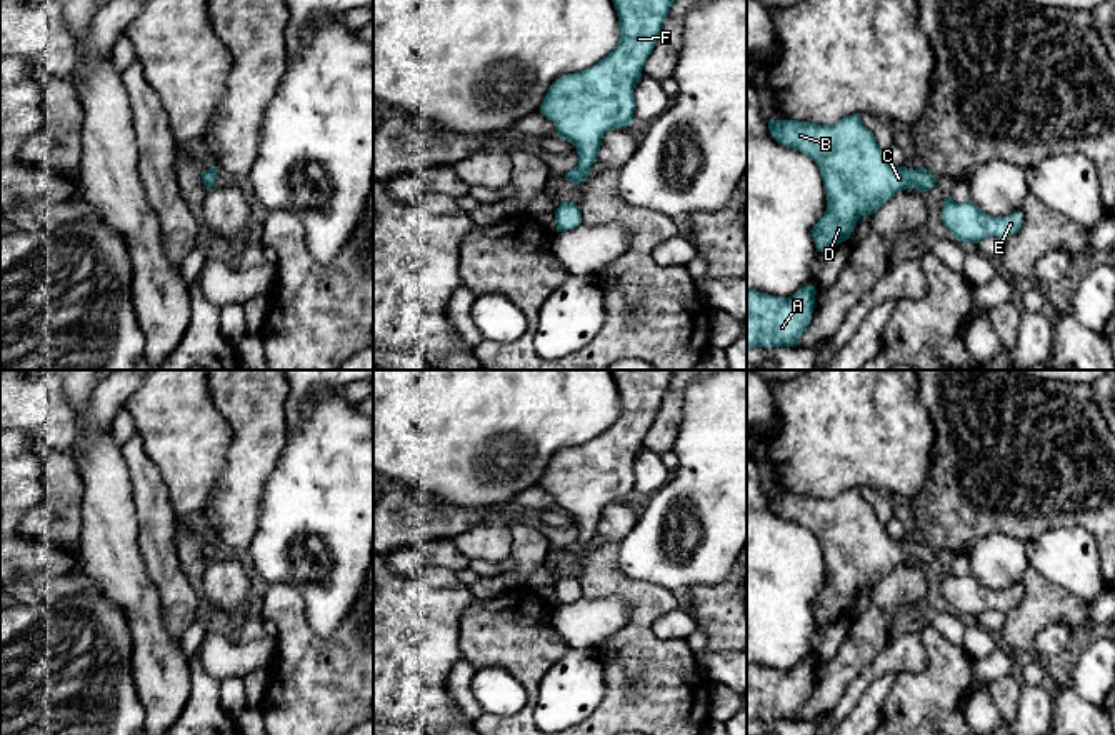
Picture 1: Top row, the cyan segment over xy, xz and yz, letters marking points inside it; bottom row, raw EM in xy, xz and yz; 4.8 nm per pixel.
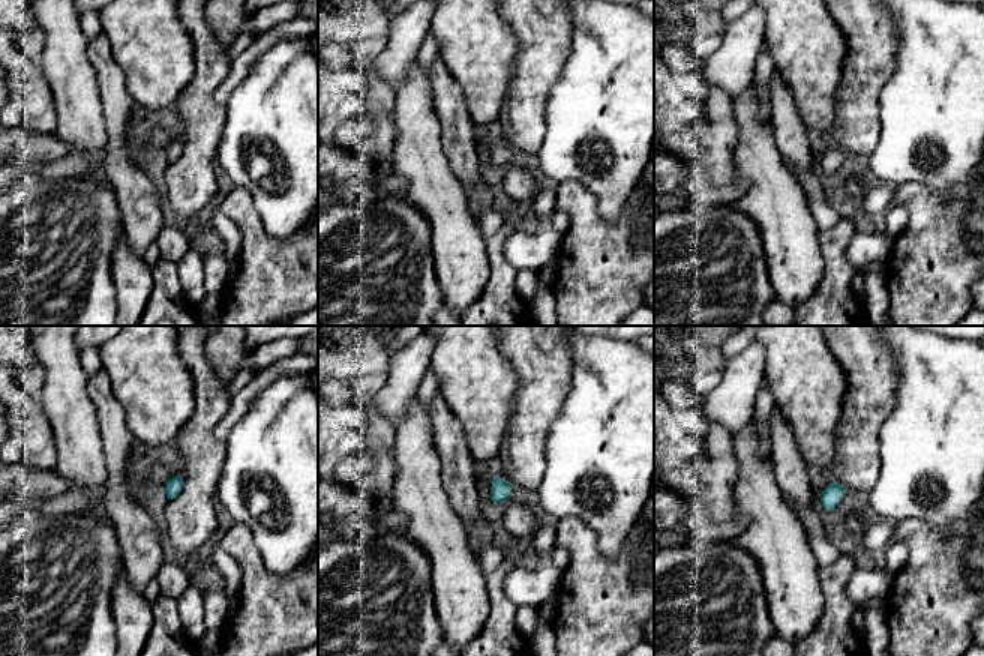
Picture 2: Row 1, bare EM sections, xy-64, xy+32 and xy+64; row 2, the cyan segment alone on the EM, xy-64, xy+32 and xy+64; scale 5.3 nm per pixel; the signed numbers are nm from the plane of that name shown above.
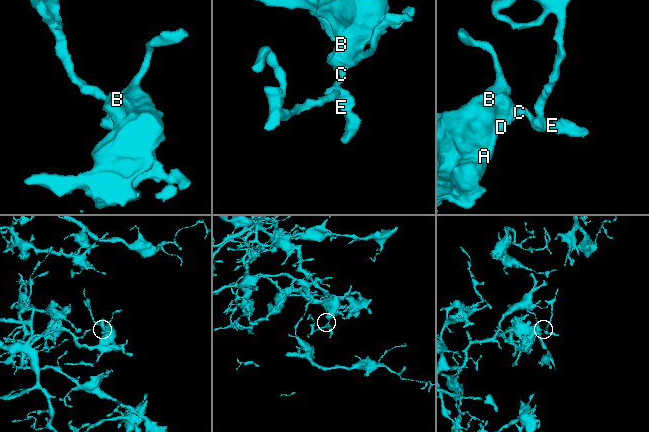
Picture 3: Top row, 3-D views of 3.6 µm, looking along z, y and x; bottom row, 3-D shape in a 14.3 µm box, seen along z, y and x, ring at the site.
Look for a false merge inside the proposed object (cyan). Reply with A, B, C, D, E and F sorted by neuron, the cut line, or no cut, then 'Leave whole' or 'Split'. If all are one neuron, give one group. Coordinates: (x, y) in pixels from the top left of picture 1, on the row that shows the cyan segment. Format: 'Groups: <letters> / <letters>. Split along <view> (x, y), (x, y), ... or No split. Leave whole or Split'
Groups: A B C D E F. No split. Leave whole

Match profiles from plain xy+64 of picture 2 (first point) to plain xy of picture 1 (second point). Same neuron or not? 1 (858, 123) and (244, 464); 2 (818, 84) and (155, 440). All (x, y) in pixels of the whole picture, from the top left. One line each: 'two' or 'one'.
1: one
2: one

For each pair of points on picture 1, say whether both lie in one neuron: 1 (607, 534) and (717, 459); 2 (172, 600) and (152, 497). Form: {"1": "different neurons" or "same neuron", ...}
{"1": "different neurons", "2": "same neuron"}

